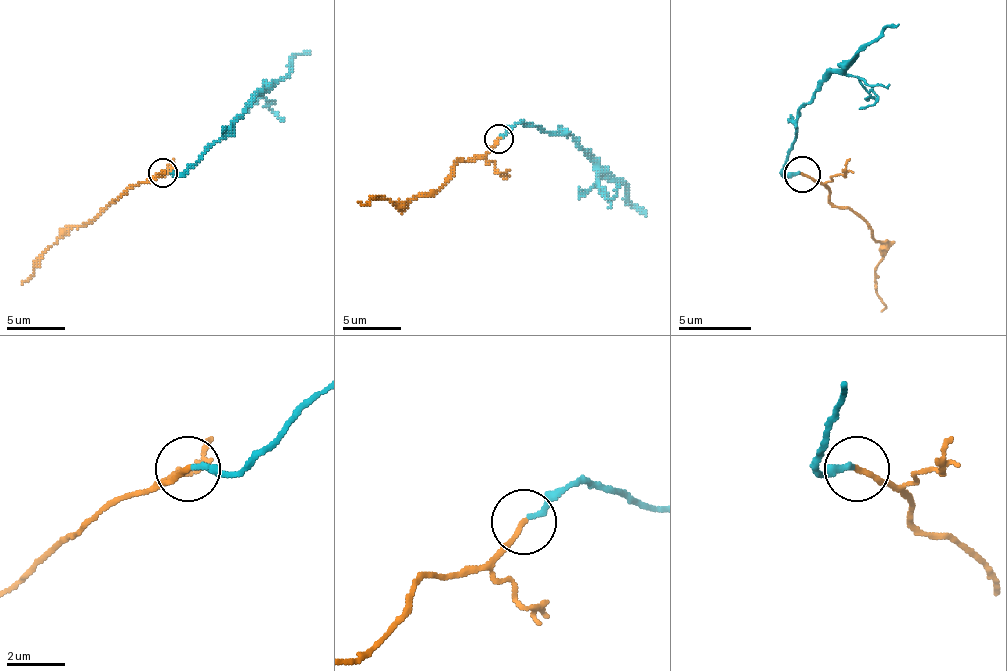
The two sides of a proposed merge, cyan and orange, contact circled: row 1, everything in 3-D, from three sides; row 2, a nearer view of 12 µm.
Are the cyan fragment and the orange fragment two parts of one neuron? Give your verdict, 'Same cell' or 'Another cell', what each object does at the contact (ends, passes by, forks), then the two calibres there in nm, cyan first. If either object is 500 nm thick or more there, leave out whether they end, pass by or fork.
Same cell. At the ring cyan ends. At the ring orange ends. Thickness 200 nm (cyan) against 170 nm

